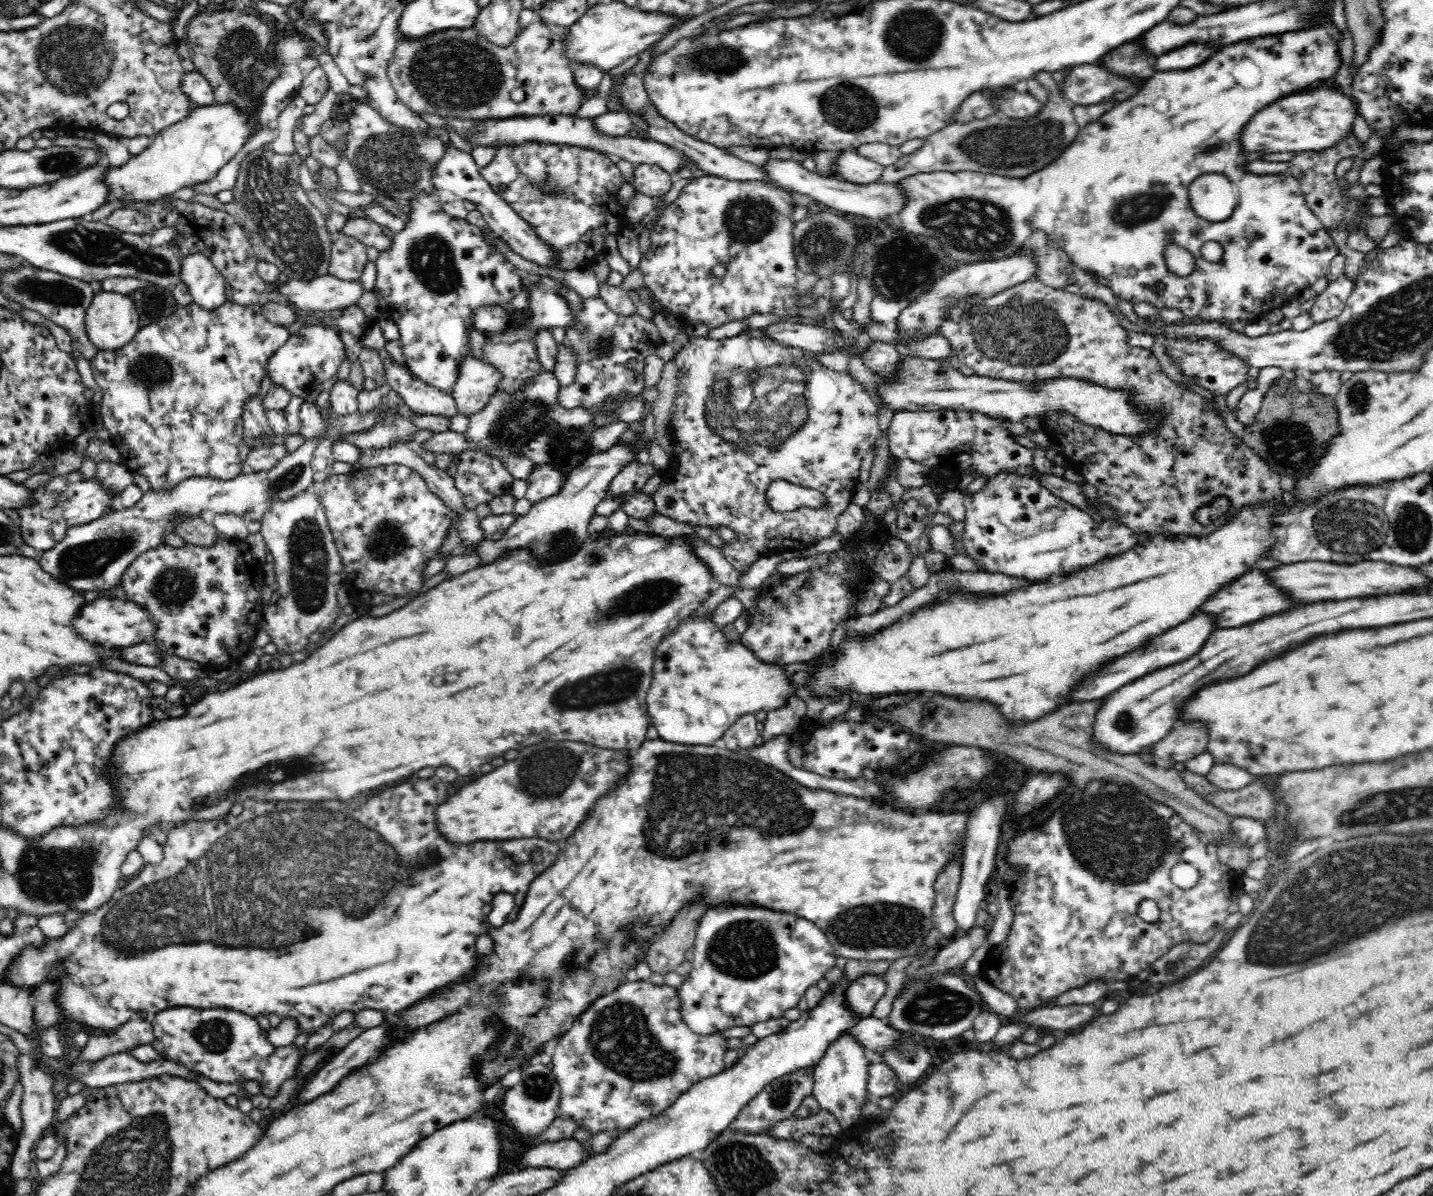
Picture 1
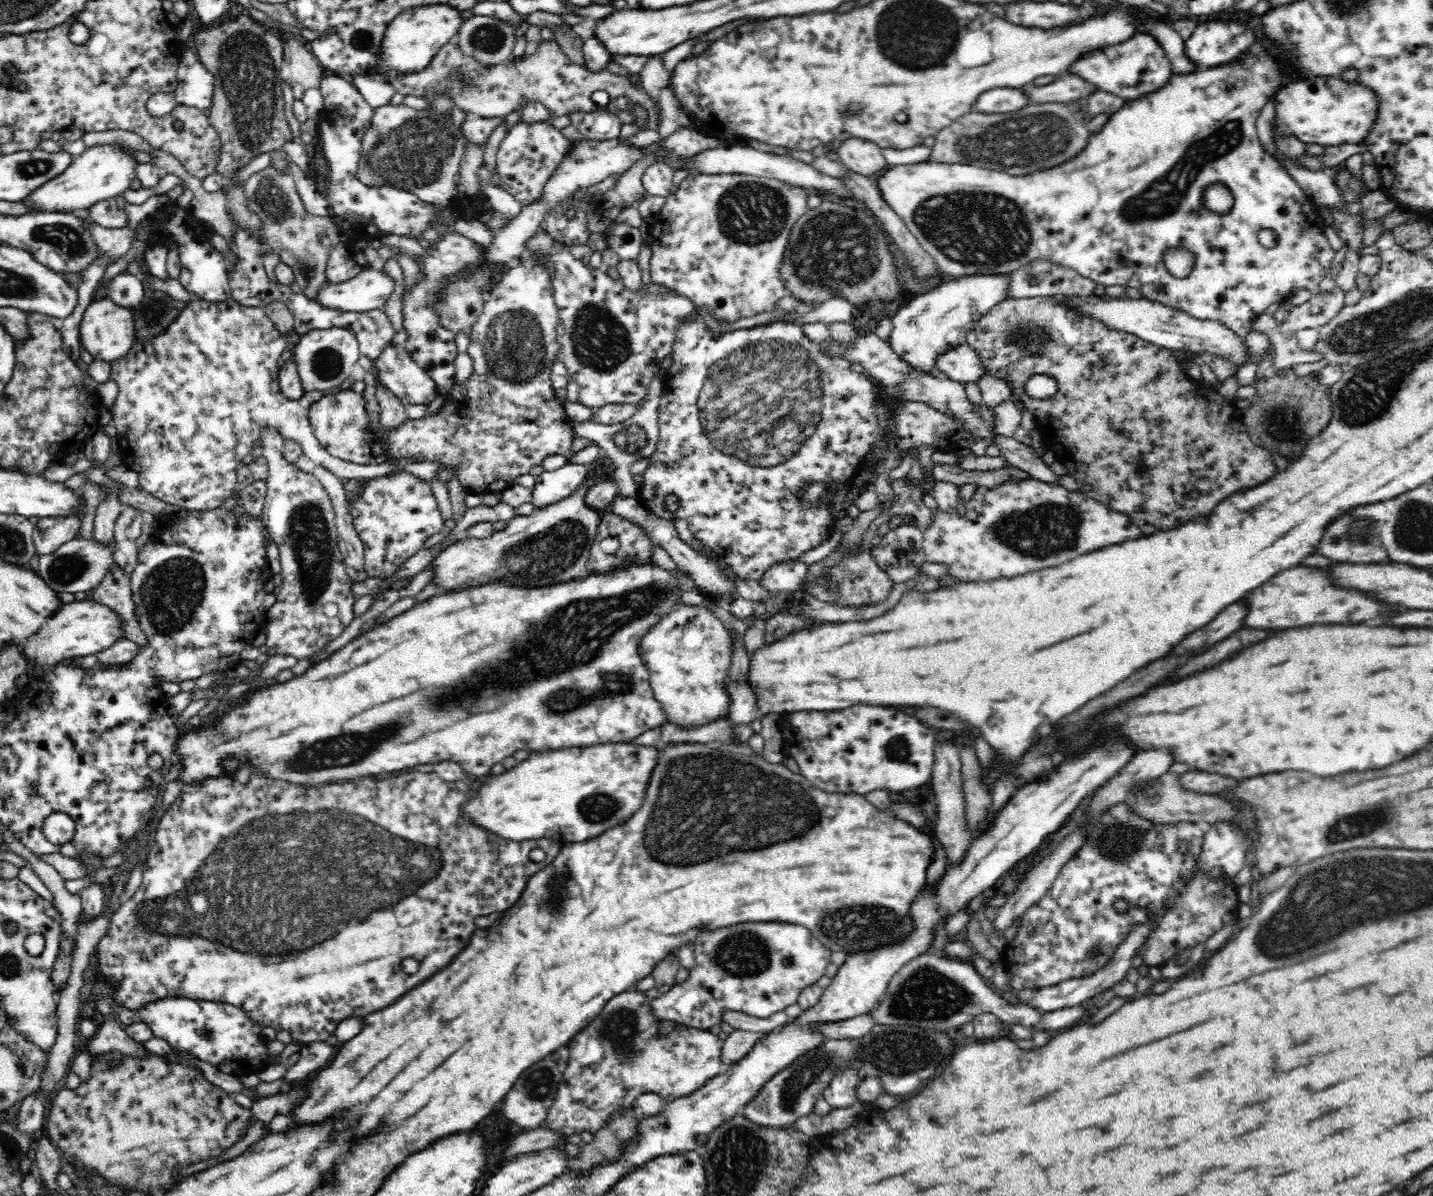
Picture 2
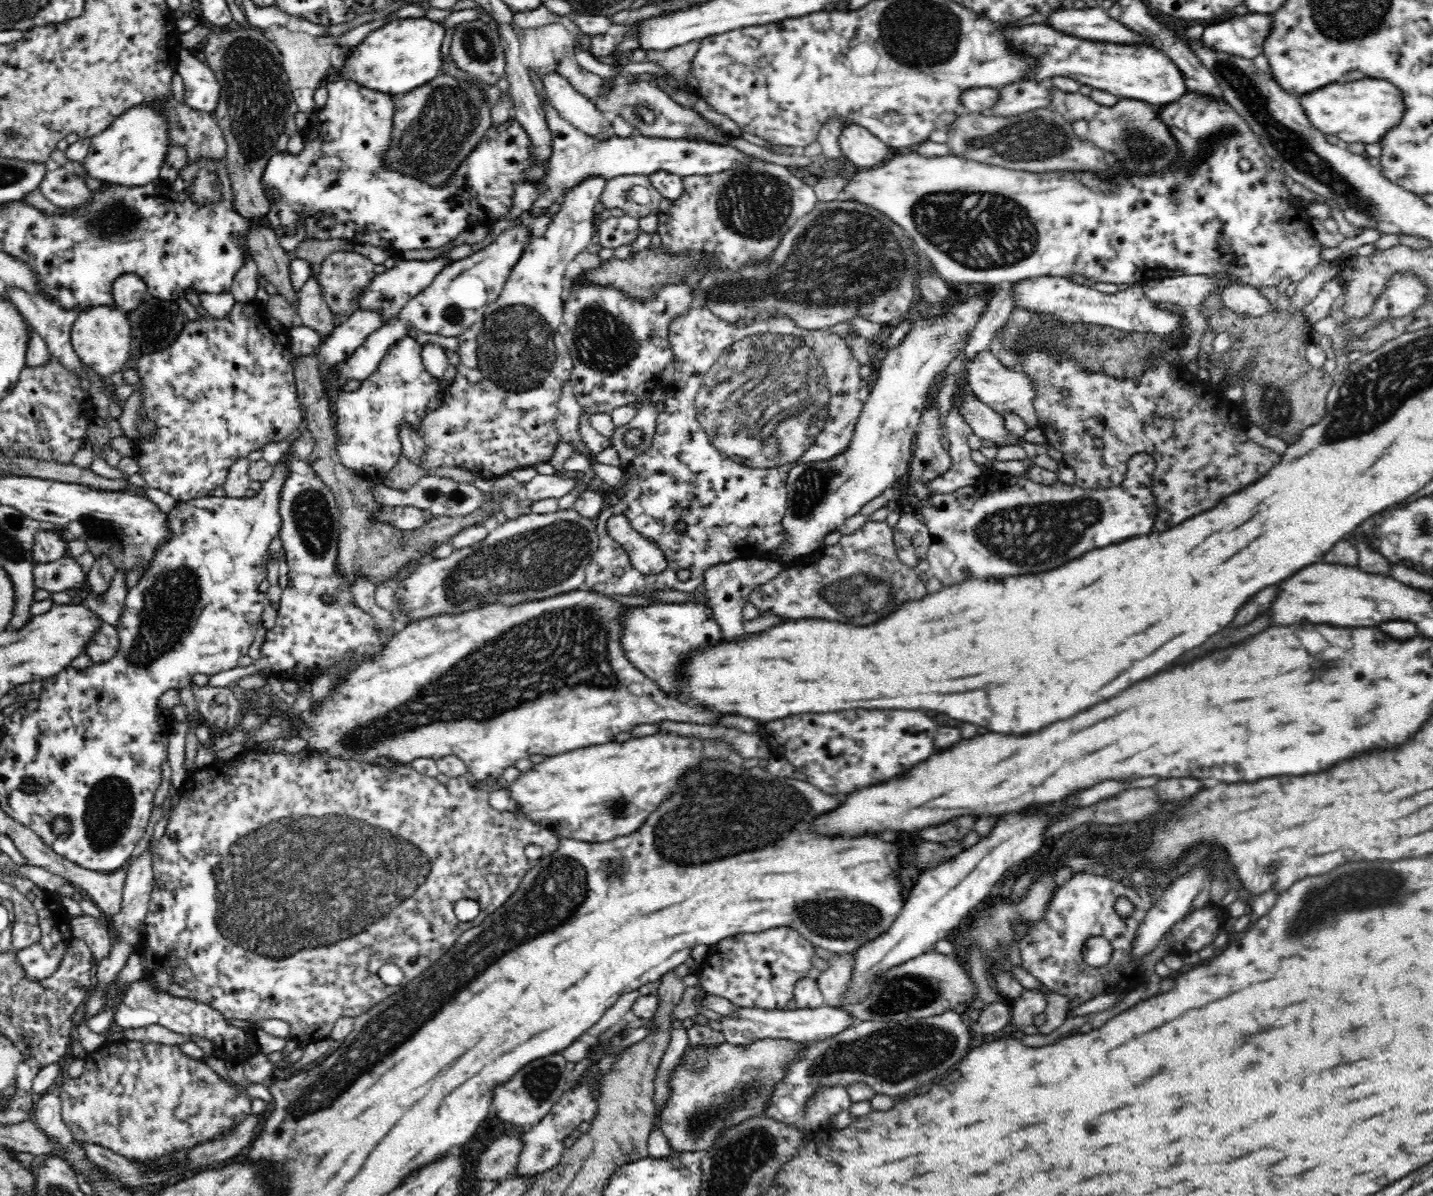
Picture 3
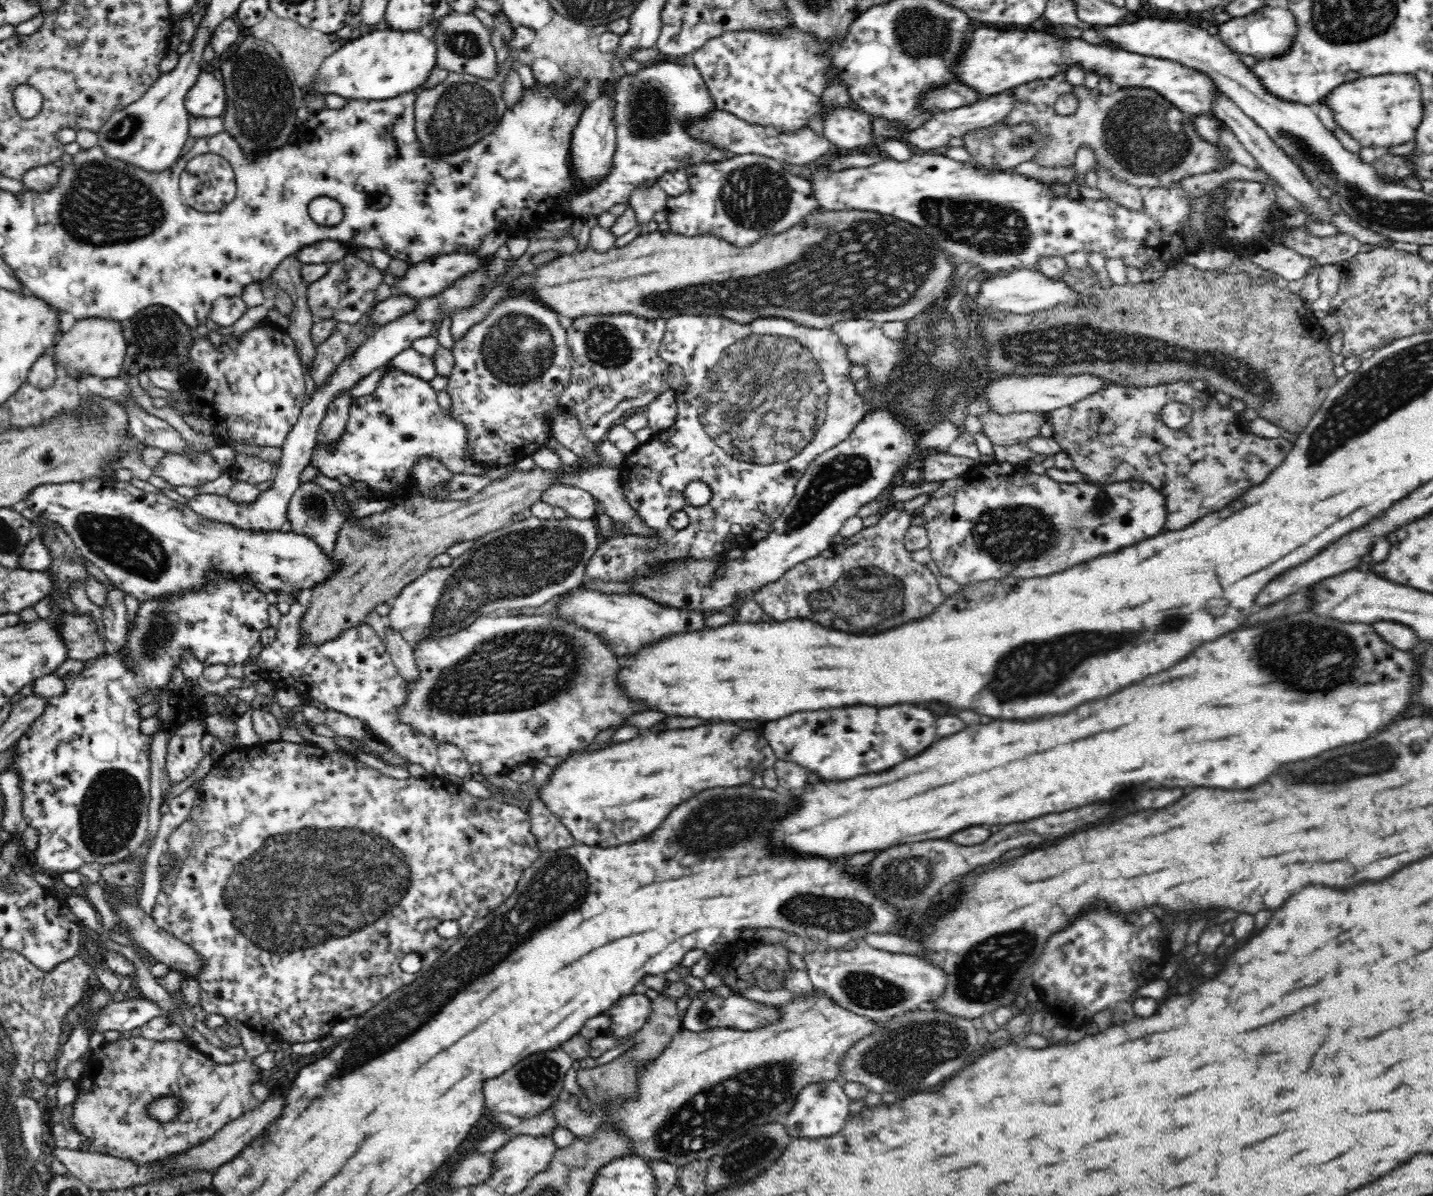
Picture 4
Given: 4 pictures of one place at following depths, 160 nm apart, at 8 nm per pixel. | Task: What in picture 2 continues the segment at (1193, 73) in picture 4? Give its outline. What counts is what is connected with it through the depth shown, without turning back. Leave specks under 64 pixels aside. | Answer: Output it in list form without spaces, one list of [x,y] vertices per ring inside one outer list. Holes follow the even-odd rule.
[[[1145,32],[1136,33],[1124,42],[1104,47],[1077,60],[1068,70],[1097,86],[1099,90],[1112,92],[1123,99],[1136,100],[1160,86],[1170,78],[1173,70],[1166,51],[1161,48],[1154,35]]]

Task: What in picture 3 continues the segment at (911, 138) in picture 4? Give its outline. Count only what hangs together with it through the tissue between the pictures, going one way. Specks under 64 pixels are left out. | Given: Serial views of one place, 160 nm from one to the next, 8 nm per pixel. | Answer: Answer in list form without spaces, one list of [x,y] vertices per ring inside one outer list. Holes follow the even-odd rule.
[[[1031,79],[1015,82],[999,88],[998,102],[988,115],[1018,116],[1030,110],[1046,108],[1051,103],[1051,86]]]

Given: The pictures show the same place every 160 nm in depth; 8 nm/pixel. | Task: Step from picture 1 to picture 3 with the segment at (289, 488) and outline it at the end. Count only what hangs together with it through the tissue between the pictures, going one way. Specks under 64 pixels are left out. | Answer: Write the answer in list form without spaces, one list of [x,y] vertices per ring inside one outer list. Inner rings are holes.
[[[69,552],[54,562],[35,563],[33,575],[35,587],[54,592],[87,587],[87,574],[80,563]]]

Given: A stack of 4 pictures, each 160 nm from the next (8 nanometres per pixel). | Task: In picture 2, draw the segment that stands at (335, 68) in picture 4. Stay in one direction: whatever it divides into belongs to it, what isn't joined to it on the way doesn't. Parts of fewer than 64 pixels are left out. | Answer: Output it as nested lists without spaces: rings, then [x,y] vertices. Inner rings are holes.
[[[439,3],[414,6],[397,14],[396,18],[388,23],[381,42],[381,68],[387,70],[390,82],[404,72],[418,72],[426,68],[432,56],[458,34],[466,20],[461,13],[462,10]]]

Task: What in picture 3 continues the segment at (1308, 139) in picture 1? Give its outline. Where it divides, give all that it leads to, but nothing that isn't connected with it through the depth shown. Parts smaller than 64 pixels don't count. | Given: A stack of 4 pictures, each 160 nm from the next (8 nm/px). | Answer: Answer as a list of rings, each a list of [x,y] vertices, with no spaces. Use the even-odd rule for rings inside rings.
[[[1364,77],[1350,82],[1332,82],[1318,90],[1306,94],[1296,94],[1304,115],[1312,123],[1312,127],[1326,135],[1330,134],[1339,138],[1342,145],[1353,142],[1374,144],[1400,122],[1404,112],[1404,101],[1396,85],[1385,81]]]

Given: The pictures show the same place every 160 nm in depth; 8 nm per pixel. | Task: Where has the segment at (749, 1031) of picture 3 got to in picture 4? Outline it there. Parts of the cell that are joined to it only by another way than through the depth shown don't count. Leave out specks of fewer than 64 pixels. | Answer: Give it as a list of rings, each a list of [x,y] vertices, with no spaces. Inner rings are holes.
[[[706,991],[703,999],[692,999],[683,1019],[683,1028],[694,1032],[706,1029],[732,1027],[742,1031],[753,1031],[780,1020],[780,1008],[758,1001],[746,999],[742,994],[732,994],[728,998],[714,997],[712,991]]]

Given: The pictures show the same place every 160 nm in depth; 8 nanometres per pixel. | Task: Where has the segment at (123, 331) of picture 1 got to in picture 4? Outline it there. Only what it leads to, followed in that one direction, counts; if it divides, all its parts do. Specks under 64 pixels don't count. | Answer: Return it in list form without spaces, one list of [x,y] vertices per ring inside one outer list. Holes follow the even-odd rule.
[[[92,316],[76,320],[53,347],[53,353],[59,373],[73,376],[76,372],[82,372],[84,375],[91,374],[100,378],[116,378],[123,369],[127,348],[121,321]]]

